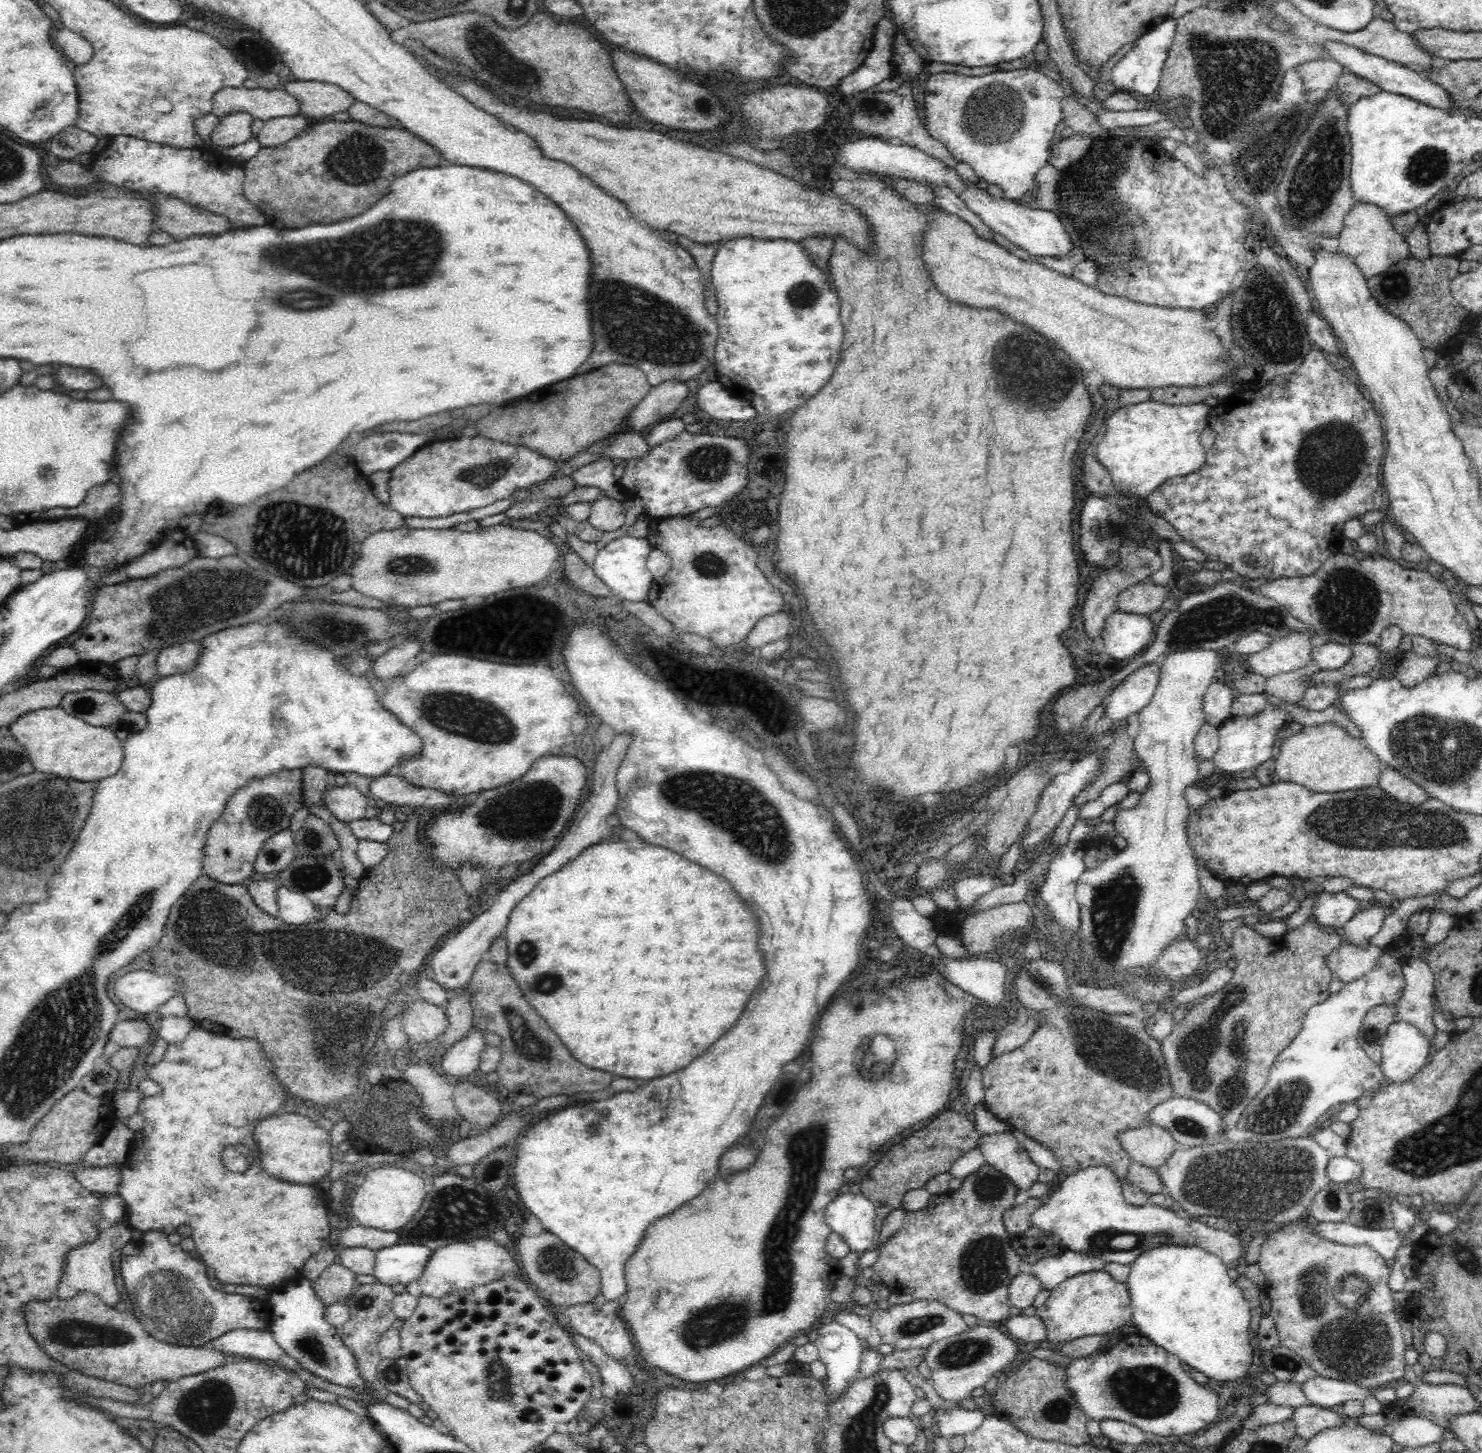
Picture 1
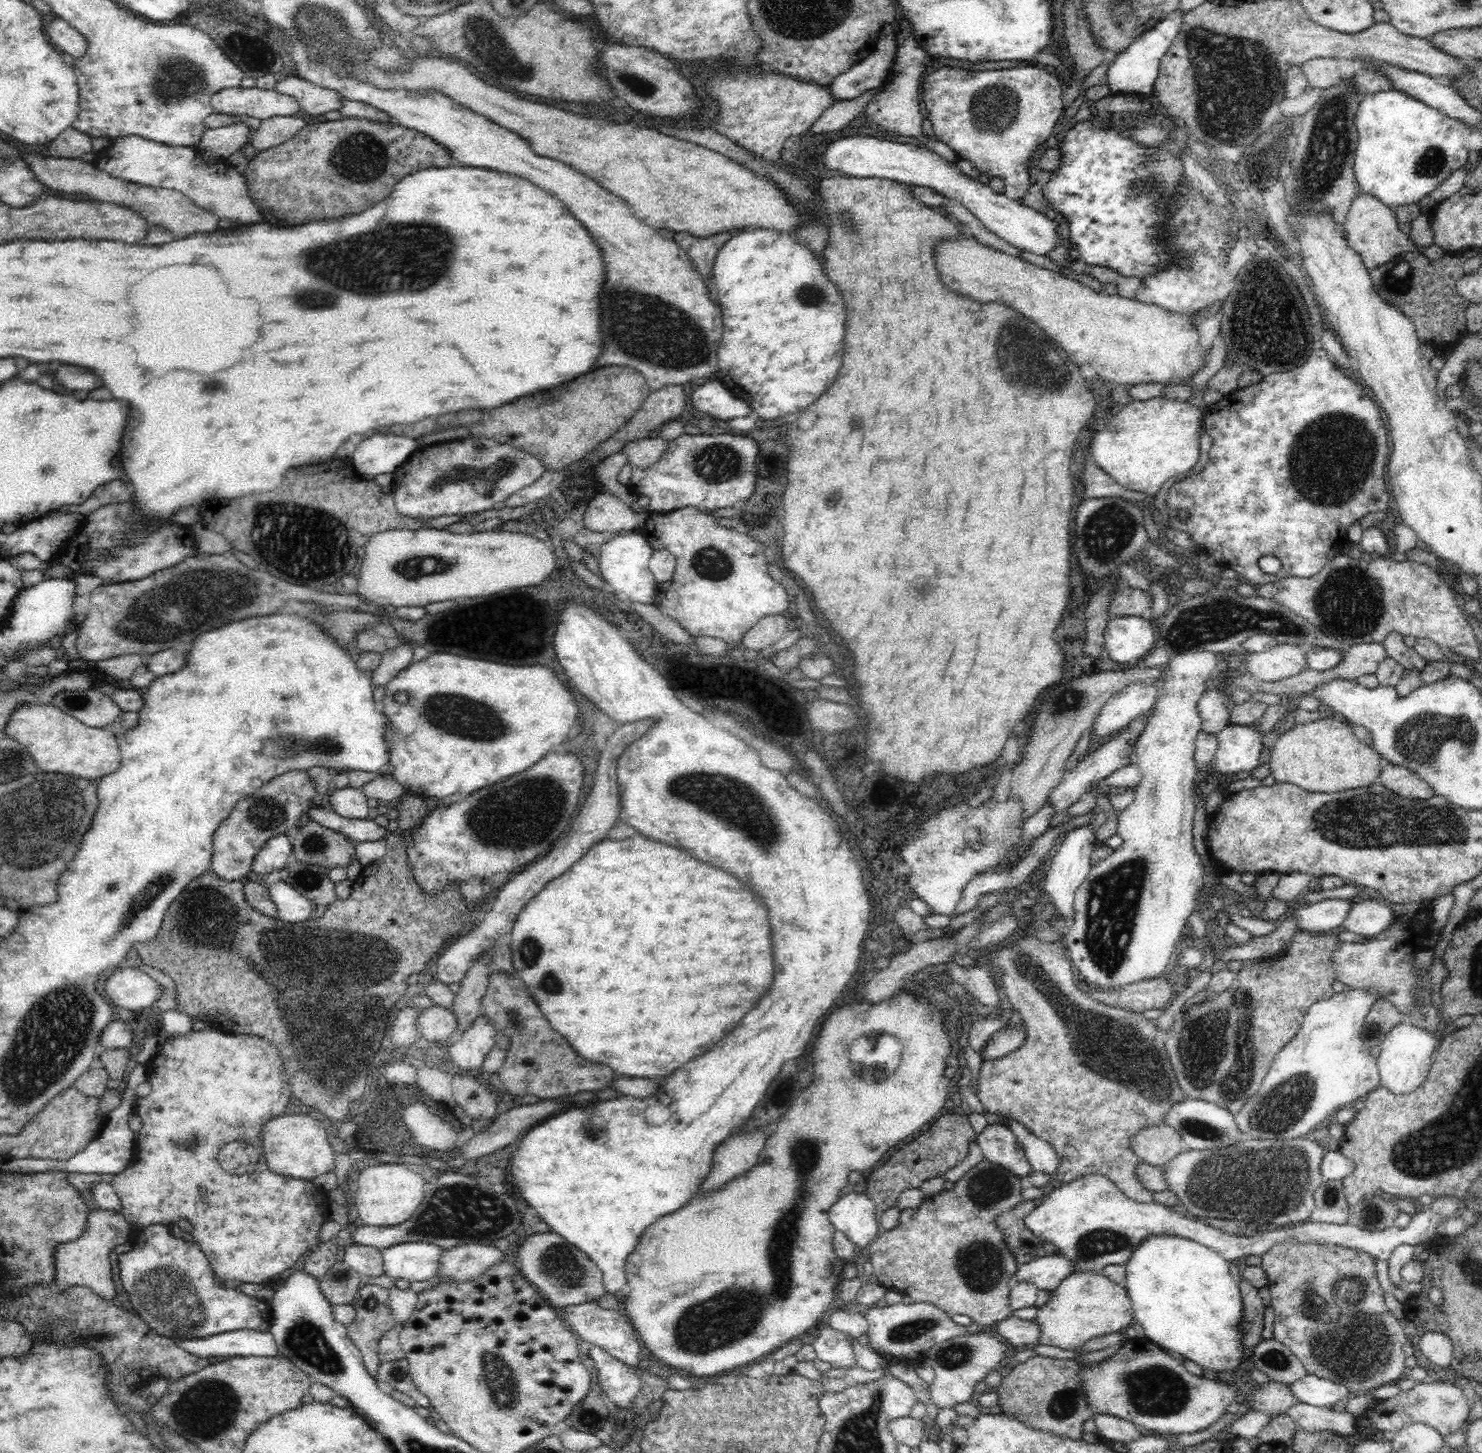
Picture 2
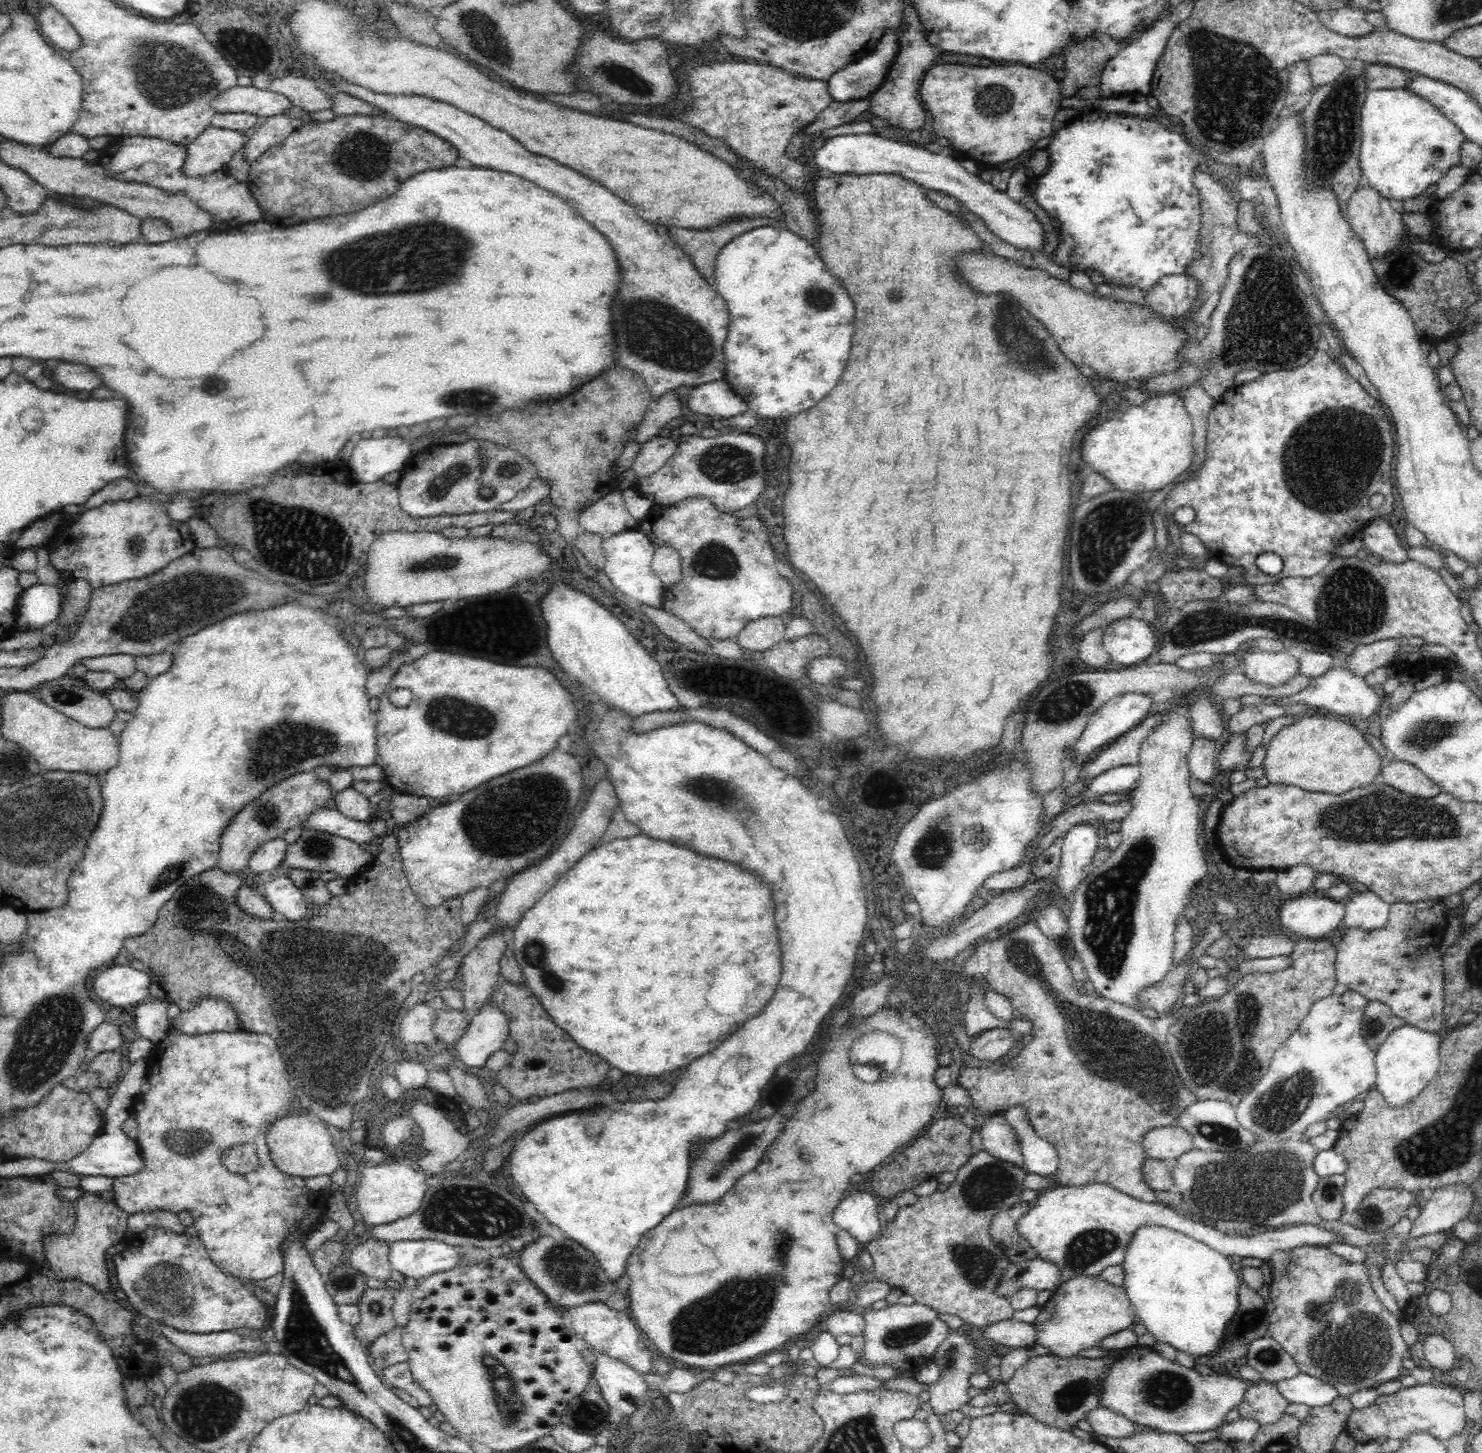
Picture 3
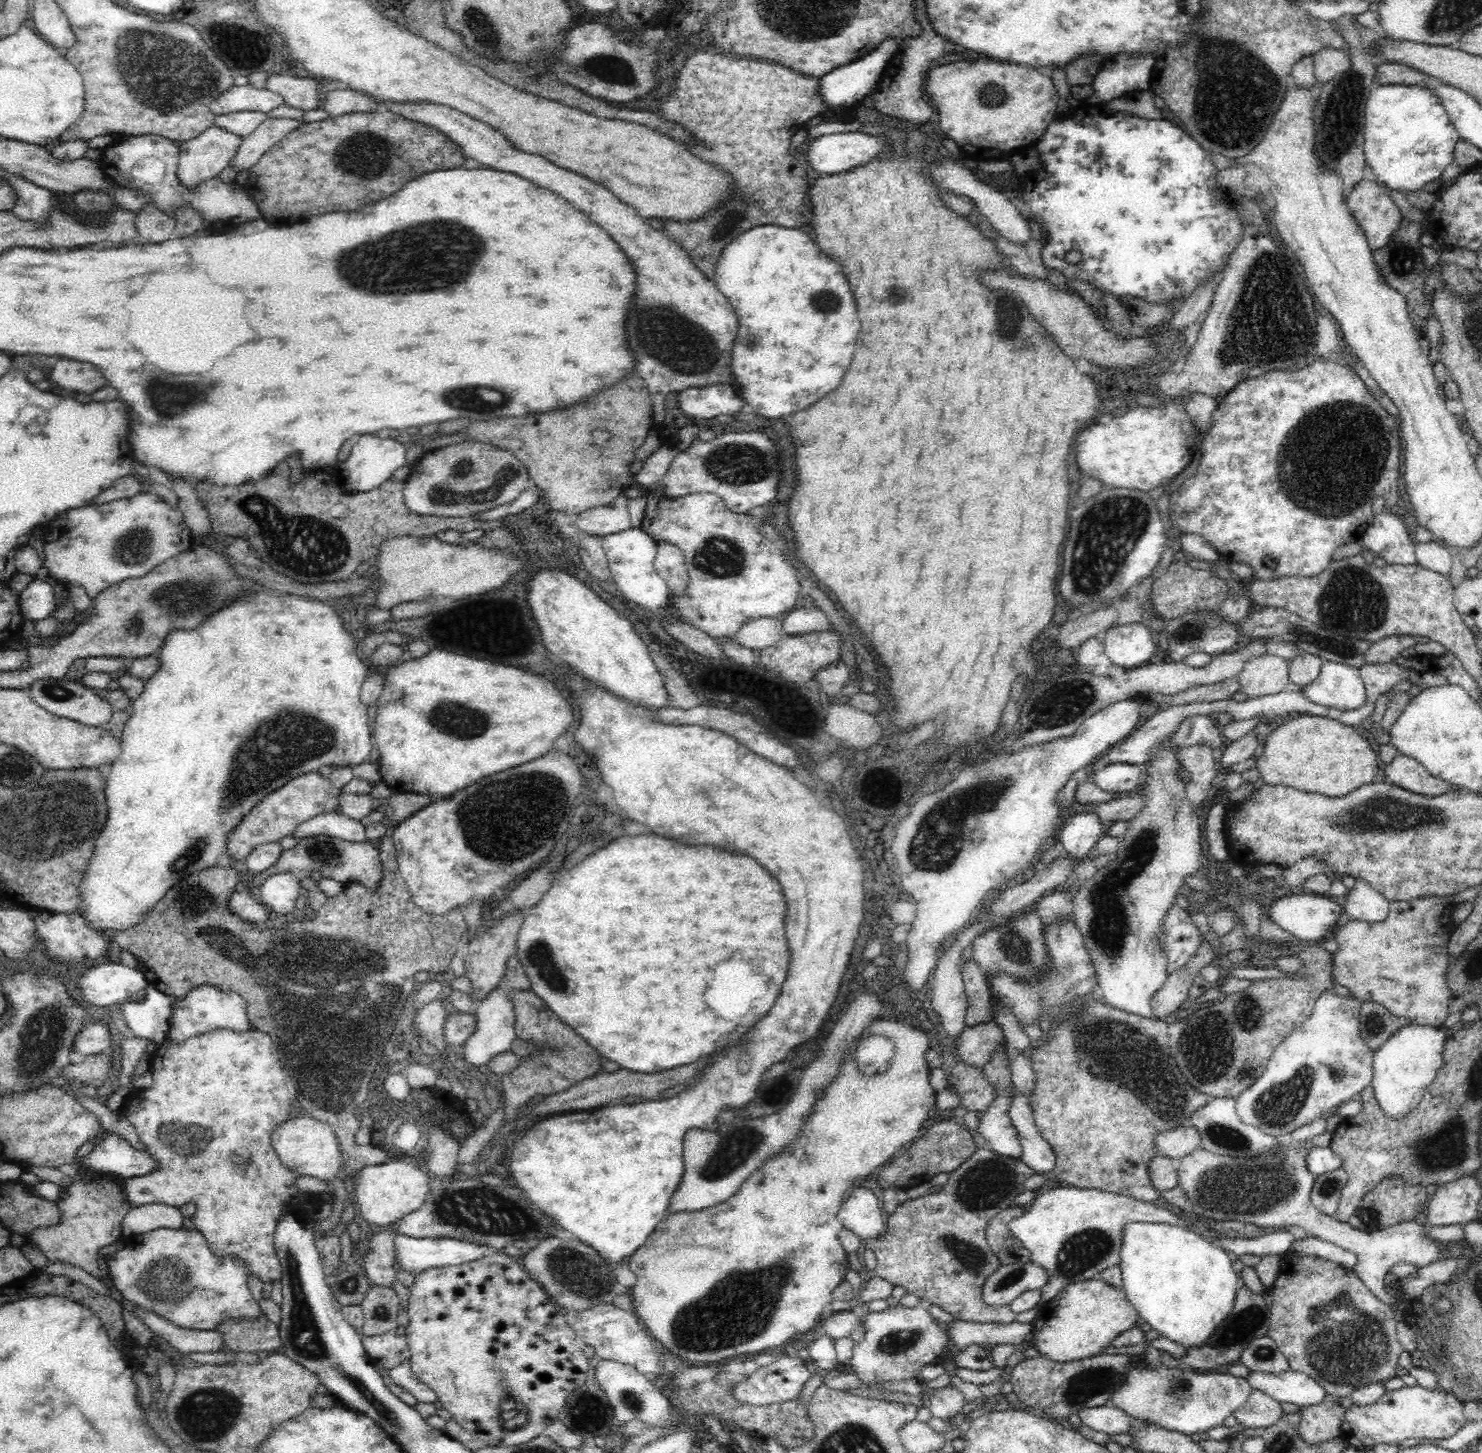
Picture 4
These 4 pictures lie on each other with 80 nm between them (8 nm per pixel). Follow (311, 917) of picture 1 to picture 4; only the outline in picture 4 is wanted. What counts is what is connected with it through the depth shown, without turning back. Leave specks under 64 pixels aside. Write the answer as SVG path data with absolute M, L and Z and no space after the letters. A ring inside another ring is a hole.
M281 873L270 876L257 893L261 895L259 901L269 911L288 915L294 910L300 889L298 874Z

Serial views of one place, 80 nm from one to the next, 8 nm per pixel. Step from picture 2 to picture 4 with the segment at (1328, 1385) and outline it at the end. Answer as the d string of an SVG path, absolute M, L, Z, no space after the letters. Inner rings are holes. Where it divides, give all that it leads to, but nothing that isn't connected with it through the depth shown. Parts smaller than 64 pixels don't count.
M1291 1369L1277 1374L1249 1370L1245 1380L1253 1390L1270 1396L1270 1399L1296 1404L1297 1407L1314 1406L1327 1396L1312 1378Z

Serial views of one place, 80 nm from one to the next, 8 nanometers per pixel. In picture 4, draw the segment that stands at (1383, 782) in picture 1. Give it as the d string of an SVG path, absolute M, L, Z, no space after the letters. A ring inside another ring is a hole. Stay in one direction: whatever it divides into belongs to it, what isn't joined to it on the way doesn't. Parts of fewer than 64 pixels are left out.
M1397 754L1384 769L1388 781L1416 794L1437 797L1453 790L1452 785L1433 777L1416 759L1405 754Z

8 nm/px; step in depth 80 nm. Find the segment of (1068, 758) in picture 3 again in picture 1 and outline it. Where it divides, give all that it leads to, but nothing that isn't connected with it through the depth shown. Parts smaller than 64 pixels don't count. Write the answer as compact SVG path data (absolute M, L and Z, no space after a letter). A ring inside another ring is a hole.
M1160 664L1146 665L1125 678L1106 698L1104 717L1112 722L1112 729L1149 705L1159 682Z

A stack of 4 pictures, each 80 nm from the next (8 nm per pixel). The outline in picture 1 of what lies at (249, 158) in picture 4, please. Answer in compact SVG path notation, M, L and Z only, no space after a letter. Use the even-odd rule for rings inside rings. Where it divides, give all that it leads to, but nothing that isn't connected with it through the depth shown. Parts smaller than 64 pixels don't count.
M302 114L276 117L263 121L262 128L254 134L254 137L260 143L260 148L278 146L300 134L306 126L306 117Z

